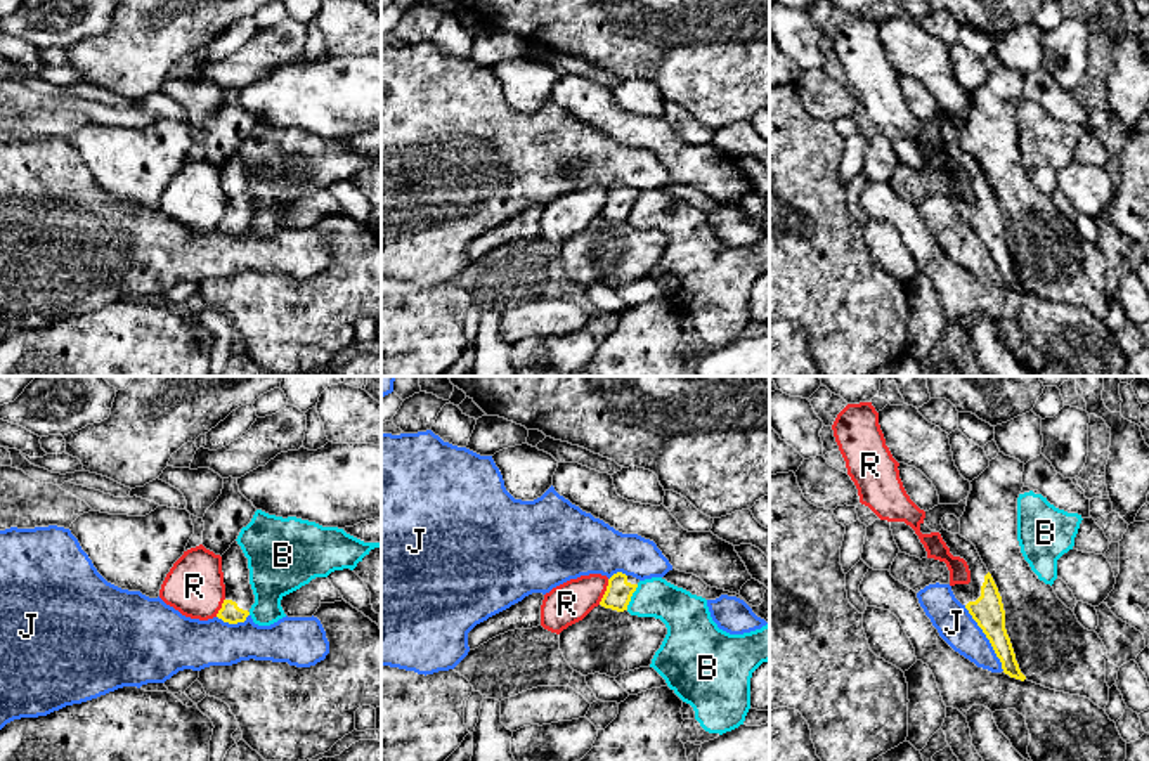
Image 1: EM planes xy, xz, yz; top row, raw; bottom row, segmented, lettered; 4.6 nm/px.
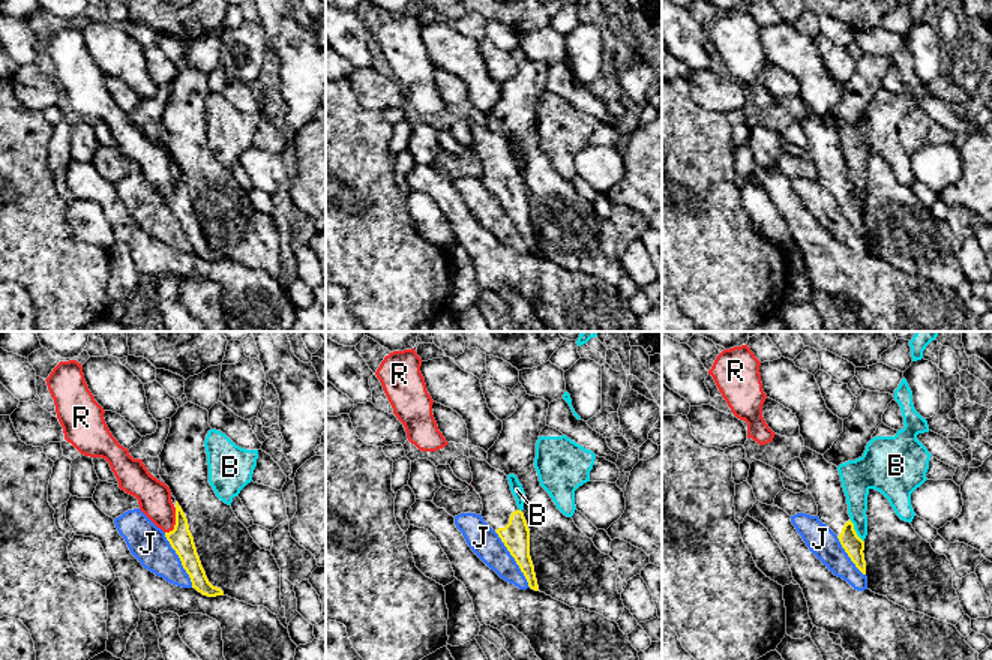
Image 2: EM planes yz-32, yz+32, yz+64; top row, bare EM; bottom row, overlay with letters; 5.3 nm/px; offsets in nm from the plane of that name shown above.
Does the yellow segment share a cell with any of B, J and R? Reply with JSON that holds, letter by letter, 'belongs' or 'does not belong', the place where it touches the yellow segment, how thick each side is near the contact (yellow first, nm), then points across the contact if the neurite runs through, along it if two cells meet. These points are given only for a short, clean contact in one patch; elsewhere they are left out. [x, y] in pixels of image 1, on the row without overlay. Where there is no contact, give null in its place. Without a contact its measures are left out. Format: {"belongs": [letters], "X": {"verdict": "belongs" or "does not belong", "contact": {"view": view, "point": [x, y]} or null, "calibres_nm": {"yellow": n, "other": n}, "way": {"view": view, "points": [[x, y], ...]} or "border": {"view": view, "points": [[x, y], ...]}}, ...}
{"belongs": [], "B": {"verdict": "does not belong", "contact": {"view": "xz", "point": [631, 207]}, "calibres_nm": {"yellow": 120, "other": 200}, "border": {"view": "xz", "points": [[638, 196], [626, 221]]}}, "J": {"verdict": "does not belong", "contact": {"view": "yz", "point": [986, 248]}, "calibres_nm": {"yellow": 150, "other": 170}, "border": {"view": "yz", "points": [[964, 217], [1004, 281]]}}, "R": {"verdict": "does not belong", "contact": {"view": "xz", "point": [605, 203]}, "calibres_nm": {"yellow": 120, "other": 190}}}

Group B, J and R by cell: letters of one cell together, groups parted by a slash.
B / J / R

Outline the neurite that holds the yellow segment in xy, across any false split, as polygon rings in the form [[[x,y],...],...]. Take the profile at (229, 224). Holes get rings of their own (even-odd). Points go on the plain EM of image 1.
[[[237,153],[222,166],[222,184],[225,211],[217,229],[229,236],[244,234],[255,215],[255,206],[250,196],[248,170]]]

